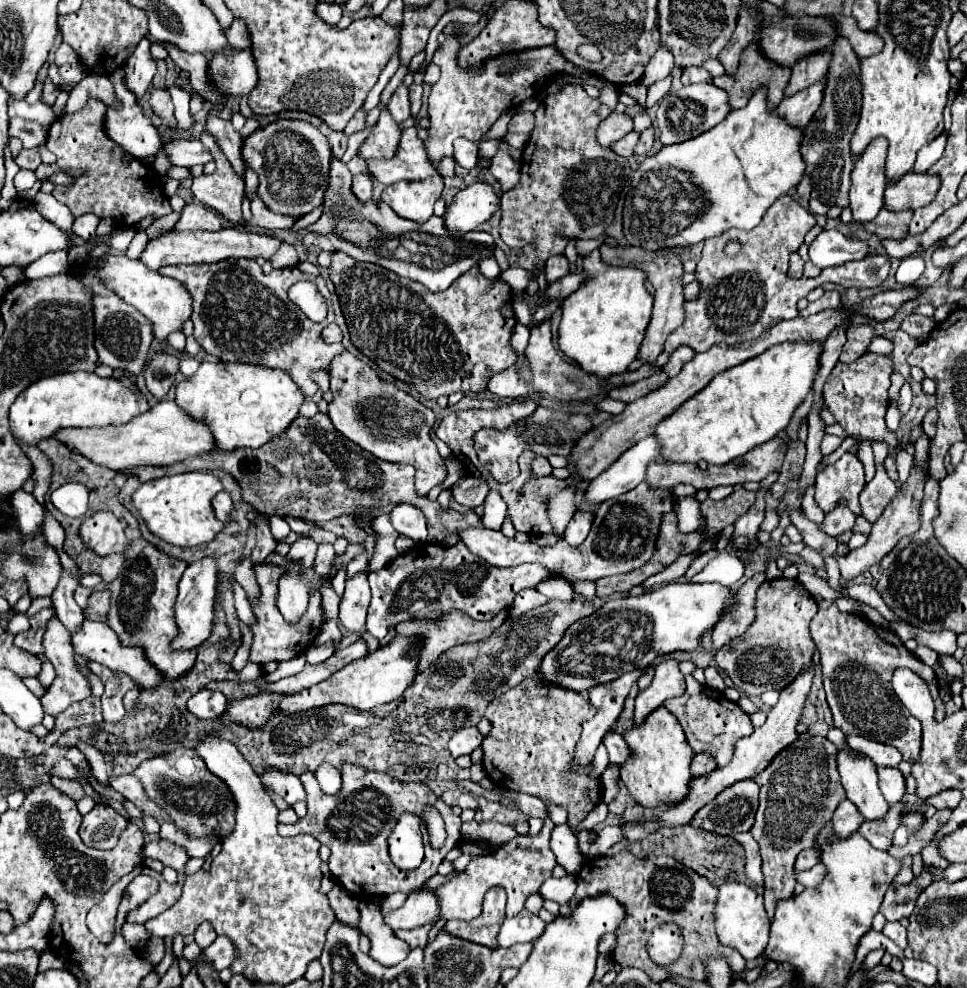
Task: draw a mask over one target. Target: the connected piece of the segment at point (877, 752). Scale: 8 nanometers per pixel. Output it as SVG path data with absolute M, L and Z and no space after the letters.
M847 736L847 744L853 750L865 752L877 766L893 766L895 768L901 762L901 752L889 744L861 738L861 736Z

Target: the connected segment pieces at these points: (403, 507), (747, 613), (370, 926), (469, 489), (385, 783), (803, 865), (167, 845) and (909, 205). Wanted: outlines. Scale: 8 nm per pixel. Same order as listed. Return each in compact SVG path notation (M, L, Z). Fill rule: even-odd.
M397 504L391 510L391 524L399 534L411 538L417 544L427 540L427 520L423 512L411 504Z
M759 572L753 578L749 578L743 588L737 592L737 606L733 606L729 612L723 614L721 622L717 622L711 638L713 638L713 650L711 656L717 654L719 648L729 644L733 638L743 636L747 628L755 622L755 592L765 582L765 574Z
M359 902L359 912L361 912L359 930L365 936L369 936L371 942L375 942L369 954L383 966L395 966L397 962L405 960L411 948L407 942L401 942L393 934L393 930L383 922L381 908L373 902Z
M465 476L461 478L453 488L451 488L451 496L455 502L467 506L467 508L477 508L485 502L489 494L489 486L483 478L473 478L473 476Z
M343 766L343 784L341 790L333 796L327 796L321 792L315 774L305 772L299 776L305 792L307 792L307 806L309 812L303 820L299 820L293 826L279 826L281 836L295 836L295 834L311 834L321 844L331 848L329 856L329 870L337 884L345 886L347 892L353 894L353 898L375 898L375 894L389 896L393 892L409 894L421 884L437 874L437 866L443 862L445 854L455 848L455 844L461 838L461 818L451 812L451 808L441 802L439 796L435 796L423 782L399 782L383 772L367 772L357 770L357 766ZM425 806L433 806L439 810L445 822L445 844L439 850L433 850L429 843L427 826L422 823L421 830L425 847L424 859L419 868L415 870L399 870L393 866L389 852L387 852L387 836L393 832L393 826L397 818L403 812L413 812L420 818L423 817Z
M815 848L803 850L803 852L797 856L797 862L795 862L795 870L797 870L797 872L809 870L809 868L813 868L817 862L819 862L819 854L817 854L817 850L815 850Z
M155 838L155 840L151 840L151 842L145 846L145 856L163 862L163 866L171 866L171 868L175 868L175 870L177 870L177 878L179 878L179 882L185 878L185 864L187 864L189 858L191 858L191 856L187 854L185 848L175 846L173 842L163 840L163 838Z
M909 172L901 182L889 182L885 188L885 208L899 210L915 210L927 206L941 186L941 178L933 174L917 174Z

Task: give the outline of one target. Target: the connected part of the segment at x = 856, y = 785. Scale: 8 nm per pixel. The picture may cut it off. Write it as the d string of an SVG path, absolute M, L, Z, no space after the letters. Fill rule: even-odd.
M841 750L837 764L847 798L867 820L883 820L887 814L887 802L881 798L877 786L875 764L869 758L855 756L851 750Z

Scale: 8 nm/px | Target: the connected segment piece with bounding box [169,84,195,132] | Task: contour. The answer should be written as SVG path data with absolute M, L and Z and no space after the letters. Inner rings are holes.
M177 84L171 86L169 92L171 92L171 100L175 104L175 118L179 122L179 128L185 130L185 132L191 130L193 124L195 124L195 120L189 114L189 98L191 98L191 94L185 88L177 86Z

